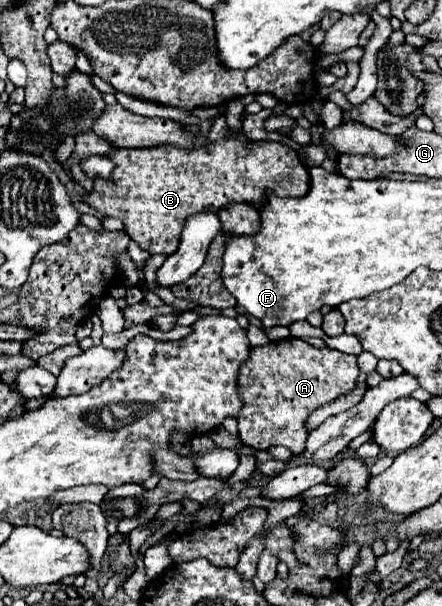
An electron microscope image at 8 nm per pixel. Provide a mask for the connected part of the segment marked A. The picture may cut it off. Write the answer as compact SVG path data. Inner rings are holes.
M290 337L290 339L278 341L278 343L252 347L248 359L242 363L242 367L238 371L238 385L242 387L242 389L238 389L238 395L242 401L242 409L238 413L240 441L256 451L266 451L274 445L282 445L282 447L288 447L294 455L300 455L306 445L306 437L308 437L308 431L306 431L308 415L314 409L322 407L324 403L330 403L336 397L352 391L358 375L360 375L360 369L358 369L354 355L332 351L328 347L316 349L300 339Z

